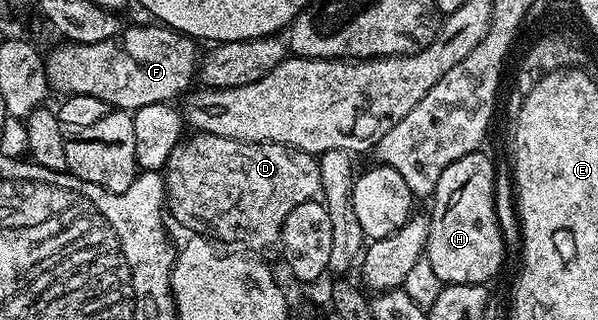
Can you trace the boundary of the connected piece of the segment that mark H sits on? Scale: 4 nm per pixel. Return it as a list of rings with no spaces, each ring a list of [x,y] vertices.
[[[471,152],[458,158],[458,162],[450,162],[450,166],[442,170],[442,178],[438,178],[436,191],[430,197],[432,216],[428,220],[426,259],[434,274],[438,274],[441,285],[487,285],[504,264],[504,232],[500,229],[500,216],[496,213],[496,168],[486,152]]]

